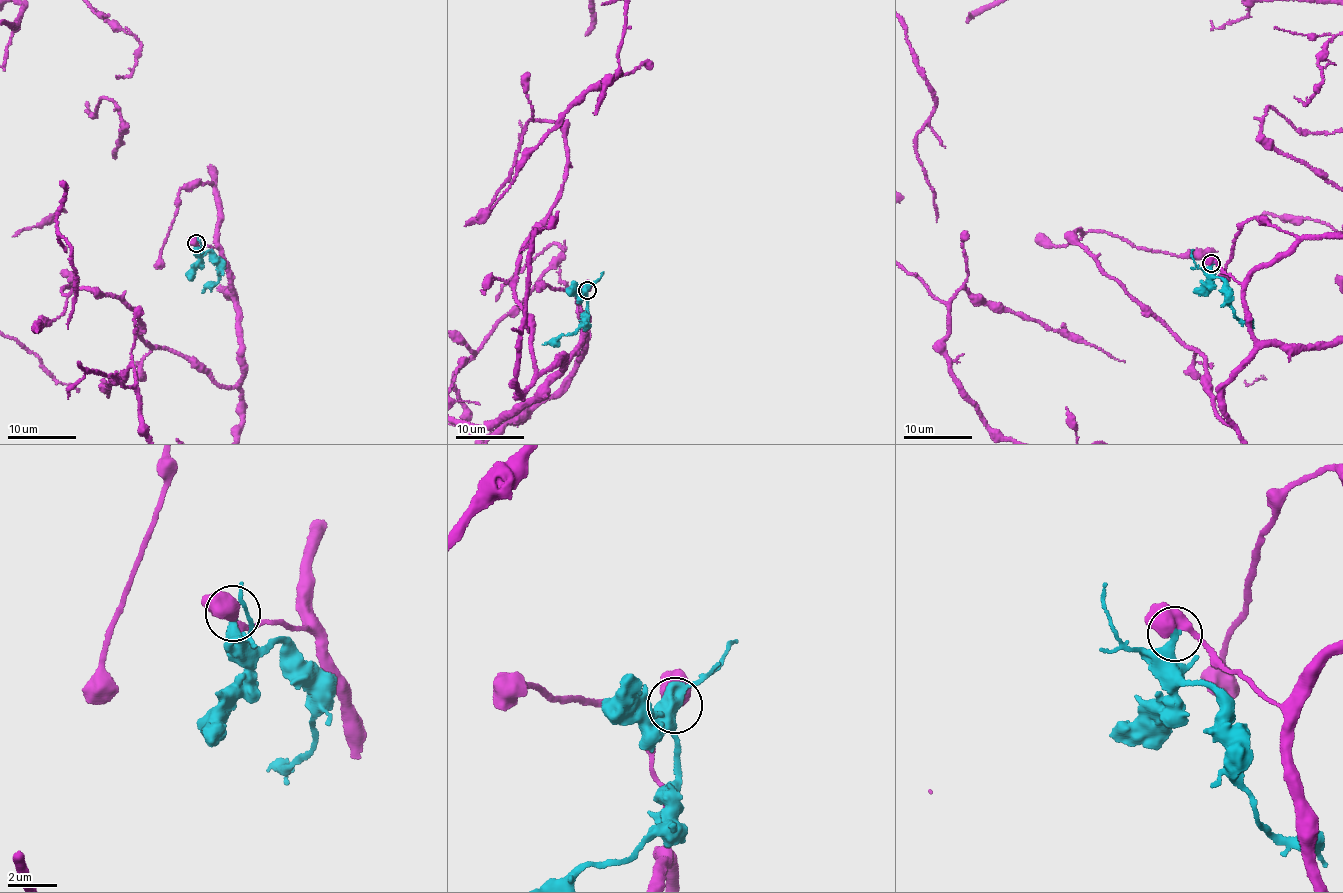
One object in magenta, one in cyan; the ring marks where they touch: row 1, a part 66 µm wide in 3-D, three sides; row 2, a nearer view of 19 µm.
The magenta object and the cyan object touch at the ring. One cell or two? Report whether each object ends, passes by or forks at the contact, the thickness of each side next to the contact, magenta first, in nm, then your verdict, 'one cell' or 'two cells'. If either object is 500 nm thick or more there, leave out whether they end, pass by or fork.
500 nm thick on the magenta side, 380 nm on the other; two cells

